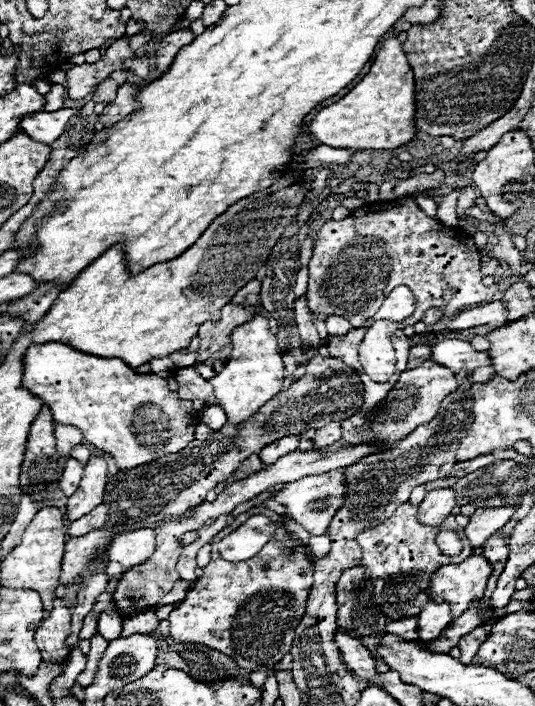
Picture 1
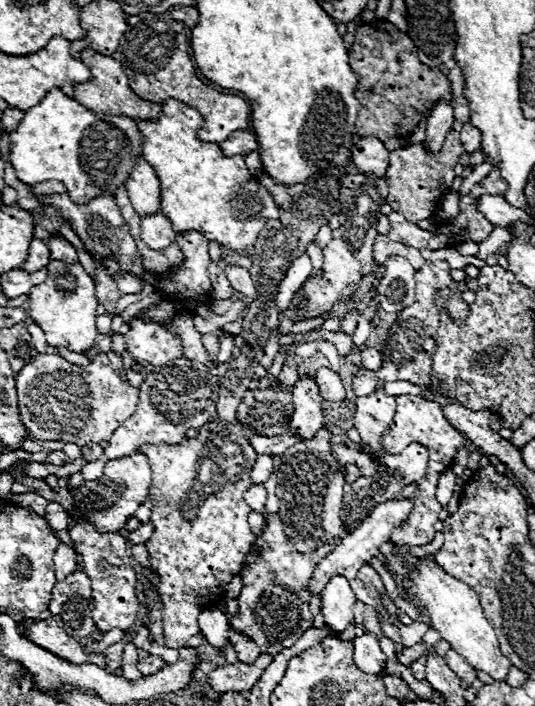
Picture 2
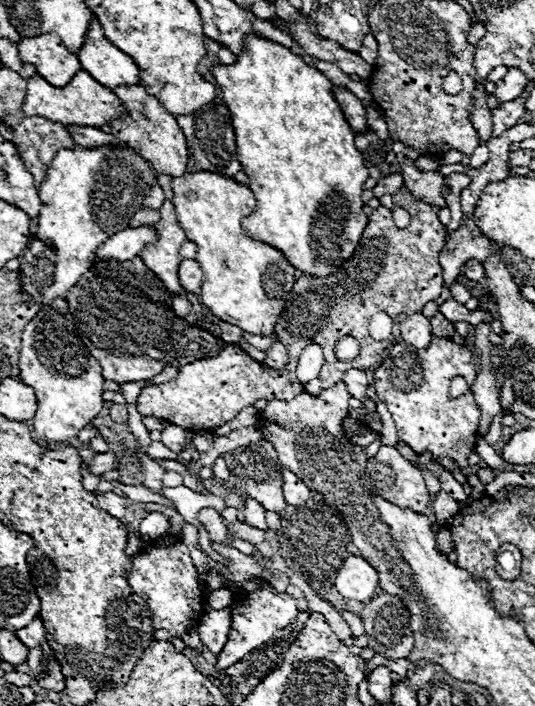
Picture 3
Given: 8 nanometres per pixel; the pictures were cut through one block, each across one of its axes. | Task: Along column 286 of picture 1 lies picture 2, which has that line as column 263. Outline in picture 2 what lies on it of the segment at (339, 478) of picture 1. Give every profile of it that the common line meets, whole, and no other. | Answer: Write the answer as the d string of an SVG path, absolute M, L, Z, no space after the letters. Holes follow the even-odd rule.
M252 484L246 492L244 492L244 500L246 504L254 510L254 512L260 512L264 514L266 510L266 498L268 498L268 492L264 488L264 484Z

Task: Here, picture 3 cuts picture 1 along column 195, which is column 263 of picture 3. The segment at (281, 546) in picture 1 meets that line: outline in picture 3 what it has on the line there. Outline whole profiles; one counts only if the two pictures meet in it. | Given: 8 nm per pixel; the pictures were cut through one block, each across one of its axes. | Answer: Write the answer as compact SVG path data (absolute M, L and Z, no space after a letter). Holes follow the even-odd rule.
M250 578L248 582L242 582L242 586L238 586L232 592L232 604L230 604L232 630L230 630L228 642L224 644L222 652L218 654L218 664L216 666L218 668L228 668L230 664L236 664L240 658L244 658L250 650L254 650L256 646L270 640L276 630L282 630L286 624L290 624L290 620L296 618L296 614L298 614L296 604L298 602L292 596L278 594L264 580Z

